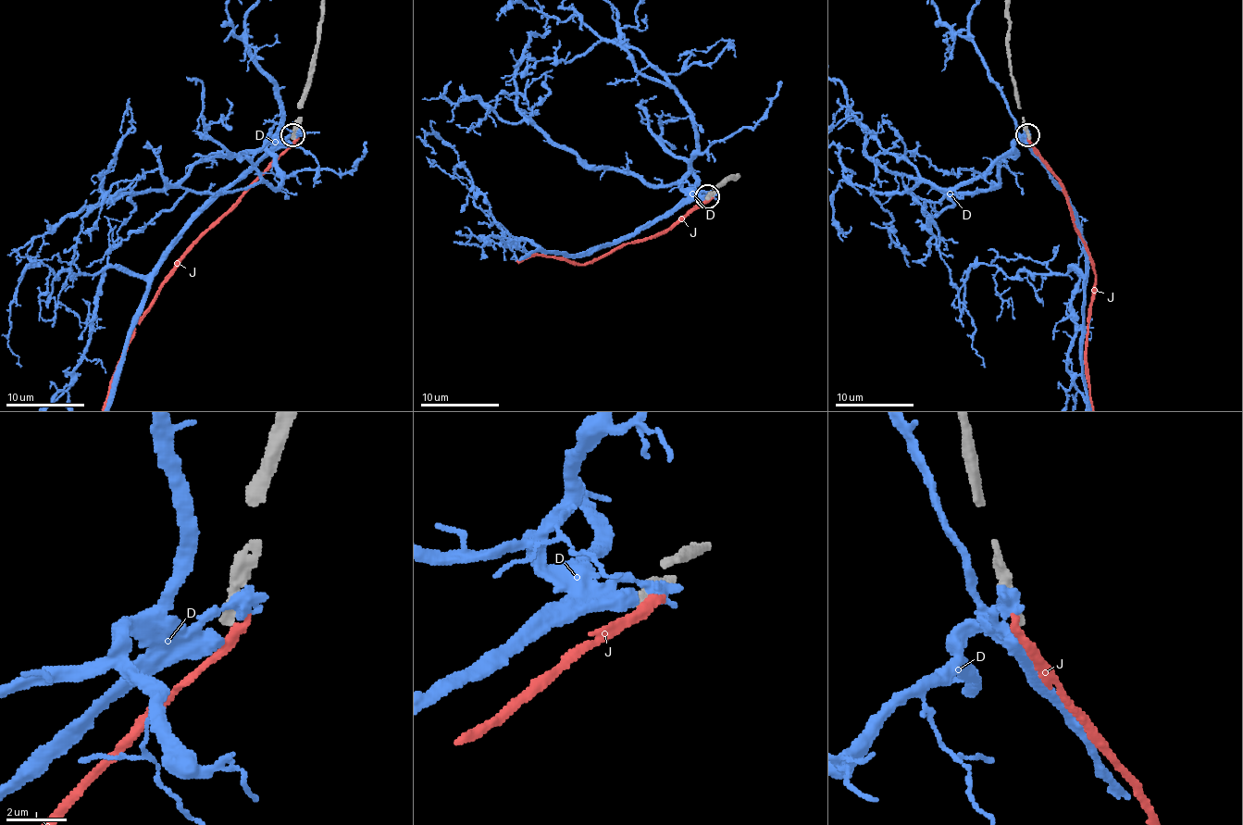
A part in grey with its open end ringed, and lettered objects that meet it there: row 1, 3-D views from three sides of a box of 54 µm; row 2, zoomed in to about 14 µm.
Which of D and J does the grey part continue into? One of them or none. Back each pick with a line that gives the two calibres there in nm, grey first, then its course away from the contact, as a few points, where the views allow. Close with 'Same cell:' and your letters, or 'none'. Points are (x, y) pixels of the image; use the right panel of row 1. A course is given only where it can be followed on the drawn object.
Same cell: none

